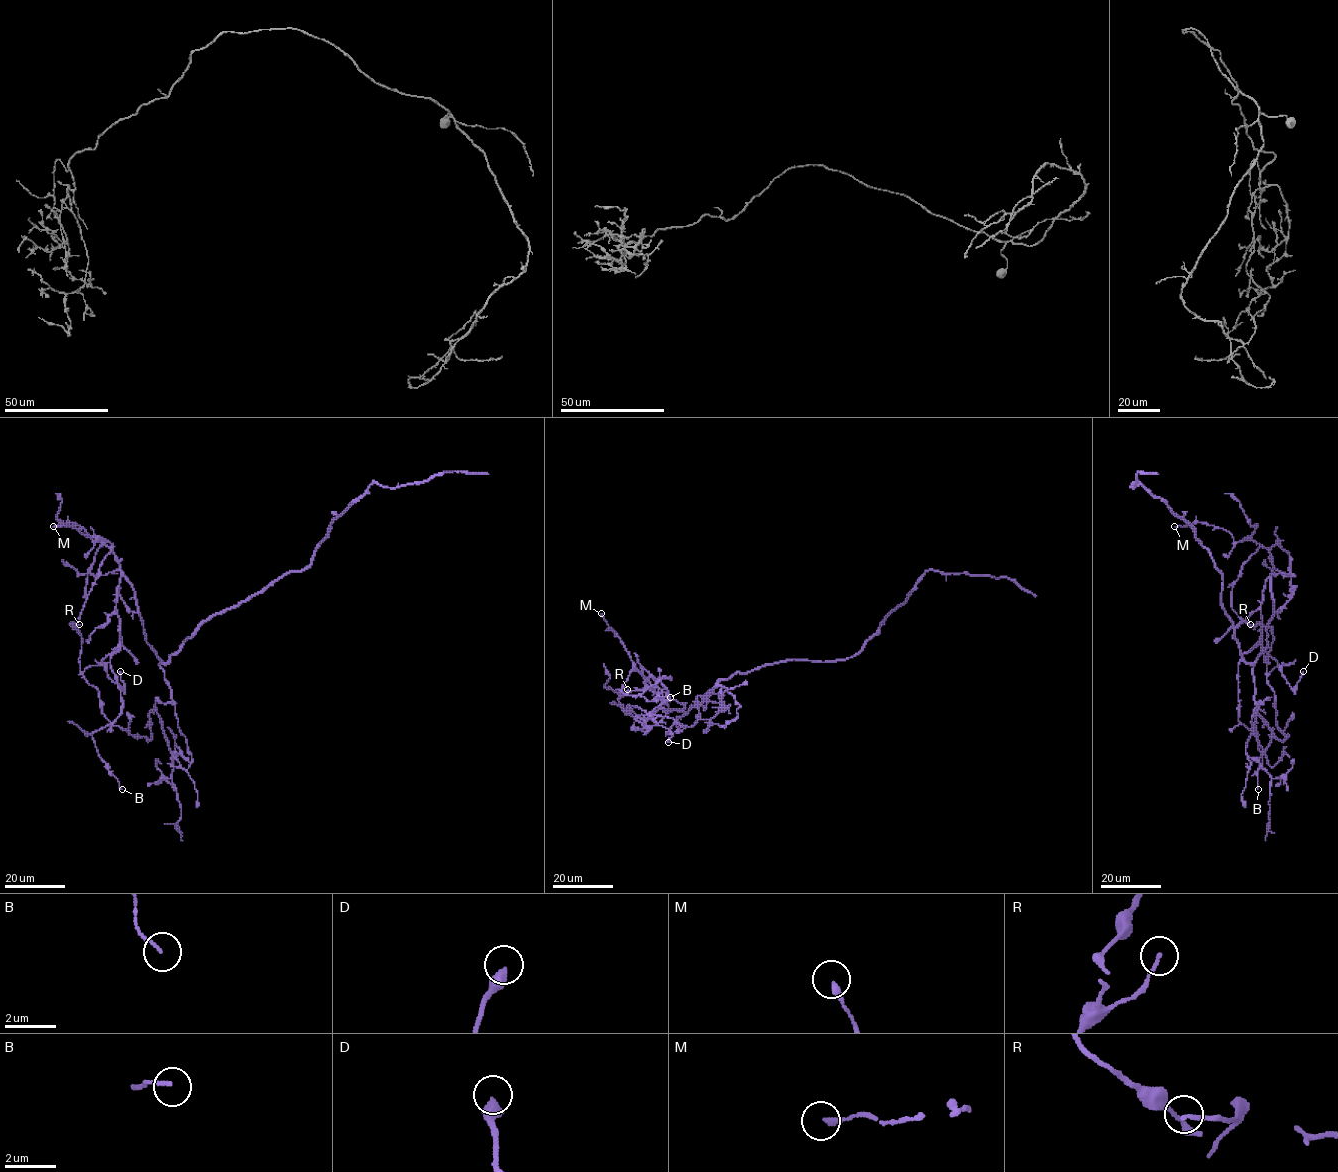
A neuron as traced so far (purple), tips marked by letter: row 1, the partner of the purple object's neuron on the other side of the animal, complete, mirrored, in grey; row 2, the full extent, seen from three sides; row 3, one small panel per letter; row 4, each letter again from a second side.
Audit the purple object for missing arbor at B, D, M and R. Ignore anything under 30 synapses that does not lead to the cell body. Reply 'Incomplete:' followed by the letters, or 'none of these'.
Incomplete: none of these

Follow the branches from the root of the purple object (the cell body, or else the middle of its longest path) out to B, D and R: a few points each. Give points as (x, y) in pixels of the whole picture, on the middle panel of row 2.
B: (736, 674), (686, 712), (664, 701), (658, 678), (669, 677), (640, 695), (670, 697)
D: (736, 674), (720, 679), (686, 712), (672, 711), (664, 699), (649, 716), (672, 733), (668, 742)
R: (736, 674), (708, 692), (721, 694), (719, 702), (697, 697), (691, 726), (626, 711), (618, 698), (627, 689)

